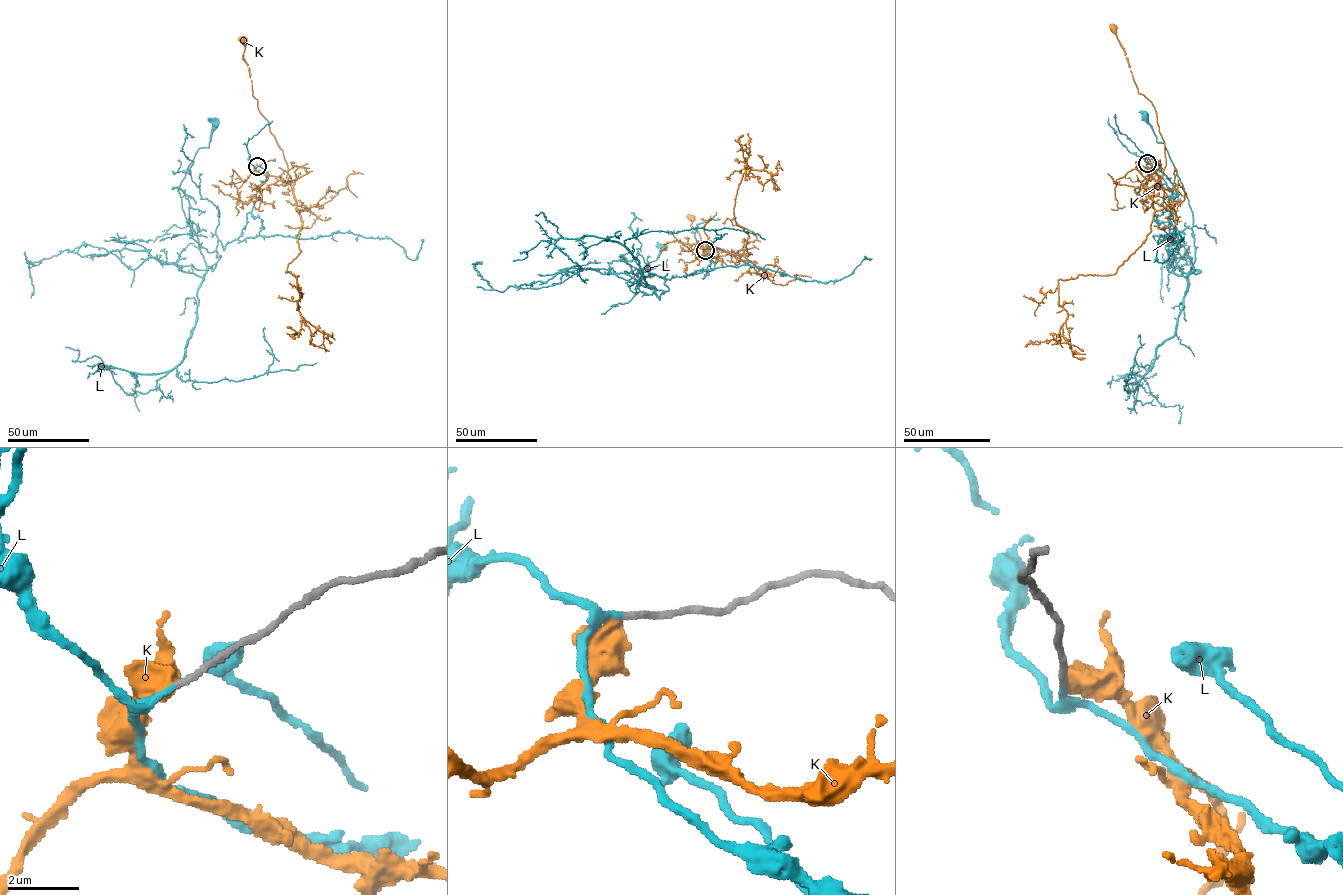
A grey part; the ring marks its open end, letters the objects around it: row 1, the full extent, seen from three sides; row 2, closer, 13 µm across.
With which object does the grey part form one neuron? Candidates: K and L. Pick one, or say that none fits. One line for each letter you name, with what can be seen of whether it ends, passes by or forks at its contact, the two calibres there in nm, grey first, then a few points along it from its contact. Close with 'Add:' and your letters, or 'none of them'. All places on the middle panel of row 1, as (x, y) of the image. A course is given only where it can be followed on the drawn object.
L: it passes by; calibres 170 and 140 nm; course (705, 249), (714, 267), (704, 278), (633, 292), (626, 282), (664, 248)
Add: L

